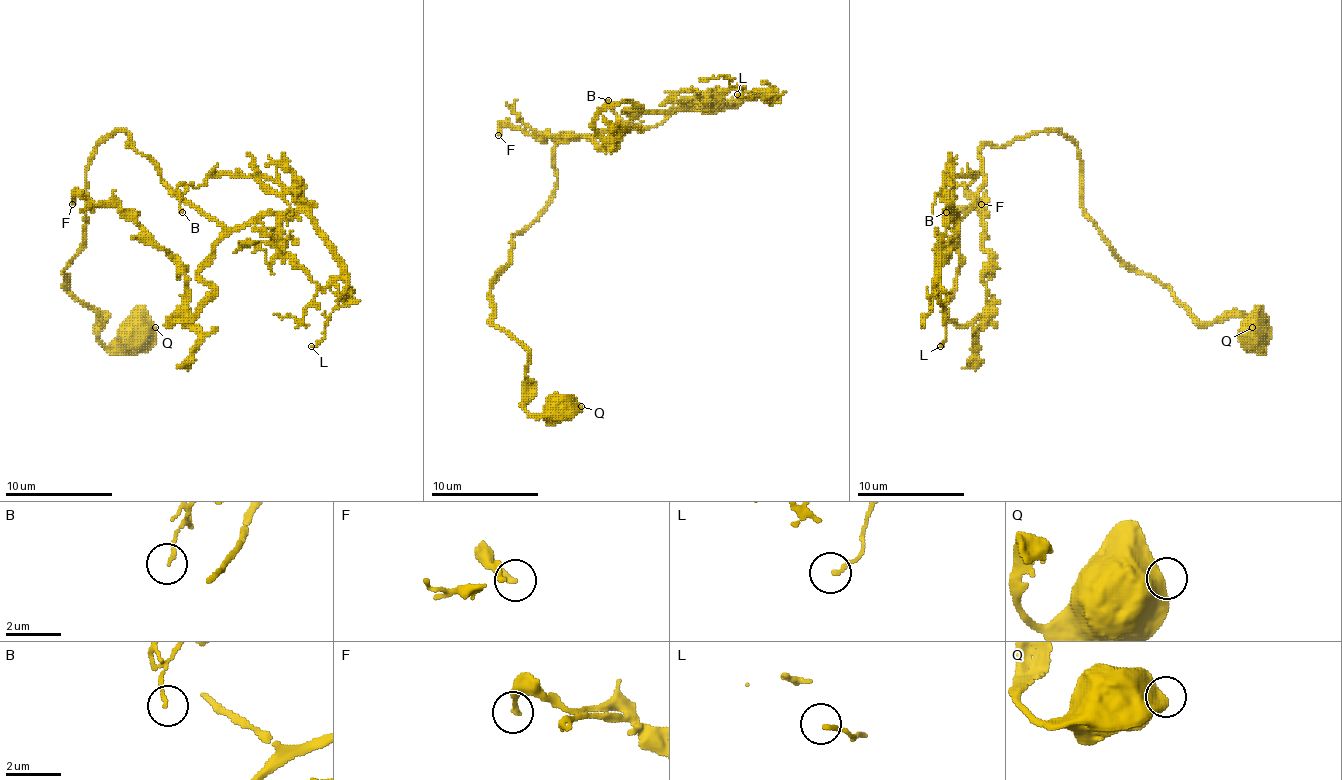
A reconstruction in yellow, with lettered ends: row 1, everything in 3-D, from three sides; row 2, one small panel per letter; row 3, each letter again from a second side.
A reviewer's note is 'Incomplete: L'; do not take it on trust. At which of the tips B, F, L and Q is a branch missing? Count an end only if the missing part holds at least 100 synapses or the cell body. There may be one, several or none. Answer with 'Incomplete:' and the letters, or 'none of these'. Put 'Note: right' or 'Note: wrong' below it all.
Incomplete: none of these
Note: wrong

